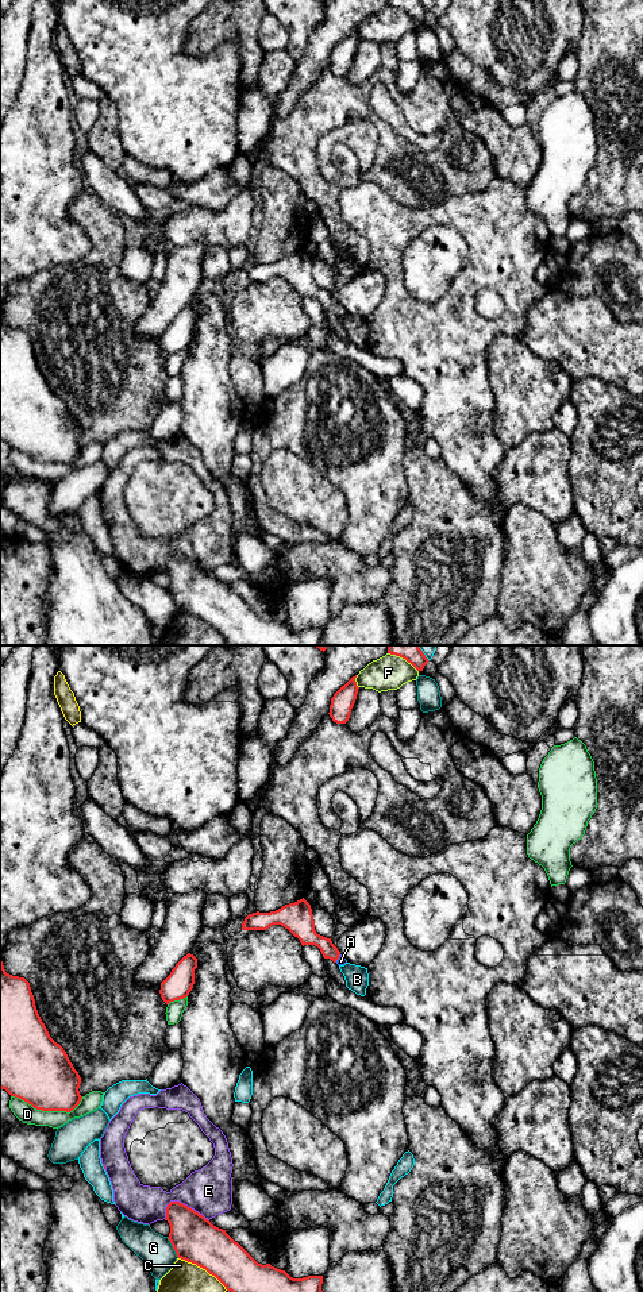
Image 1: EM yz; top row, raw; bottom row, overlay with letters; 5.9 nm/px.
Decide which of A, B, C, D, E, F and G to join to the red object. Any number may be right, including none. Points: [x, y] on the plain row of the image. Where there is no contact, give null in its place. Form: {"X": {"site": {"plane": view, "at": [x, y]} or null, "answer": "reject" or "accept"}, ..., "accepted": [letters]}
{"A": {"site": {"plane": "yz", "at": [338, 309]}, "answer": "accept"}, "B": {"site": {"plane": "yz", "at": [423, 6]}, "answer": "reject"}, "C": {"site": {"plane": "yz", "at": [203, 620]}, "answer": "reject"}, "D": {"site": {"plane": "yz", "at": [47, 462]}, "answer": "reject"}, "E": {"site": {"plane": "yz", "at": [187, 558]}, "answer": "reject"}, "F": {"site": {"plane": "yz", "at": [355, 34]}, "answer": "reject"}, "G": {"site": {"plane": "yz", "at": [173, 600]}, "answer": "reject"}, "accepted": ["A"]}

